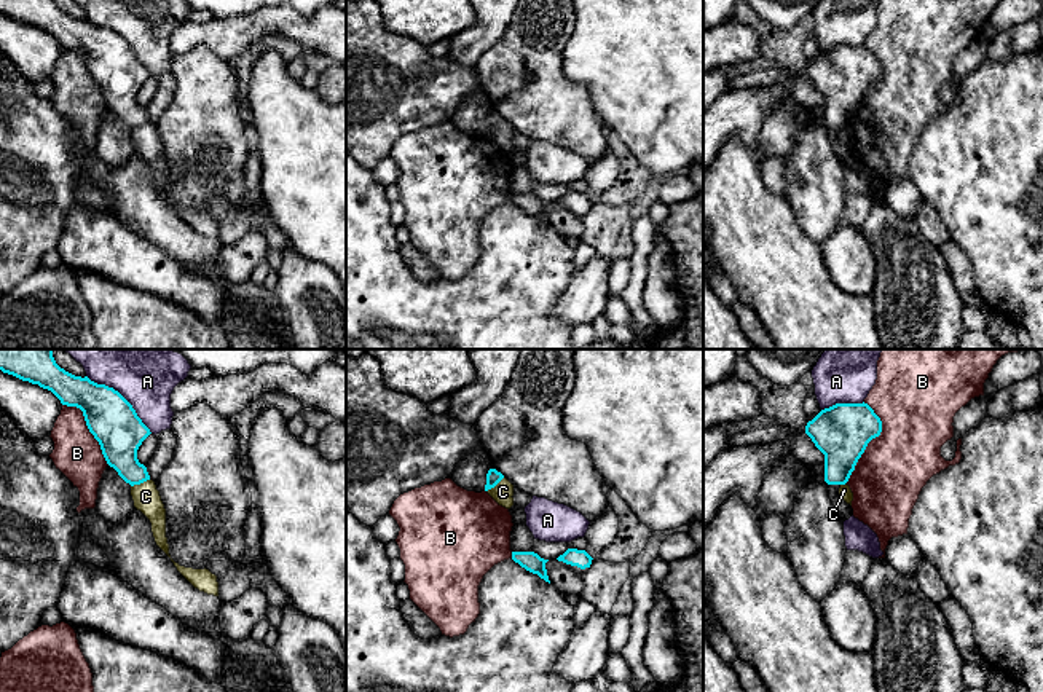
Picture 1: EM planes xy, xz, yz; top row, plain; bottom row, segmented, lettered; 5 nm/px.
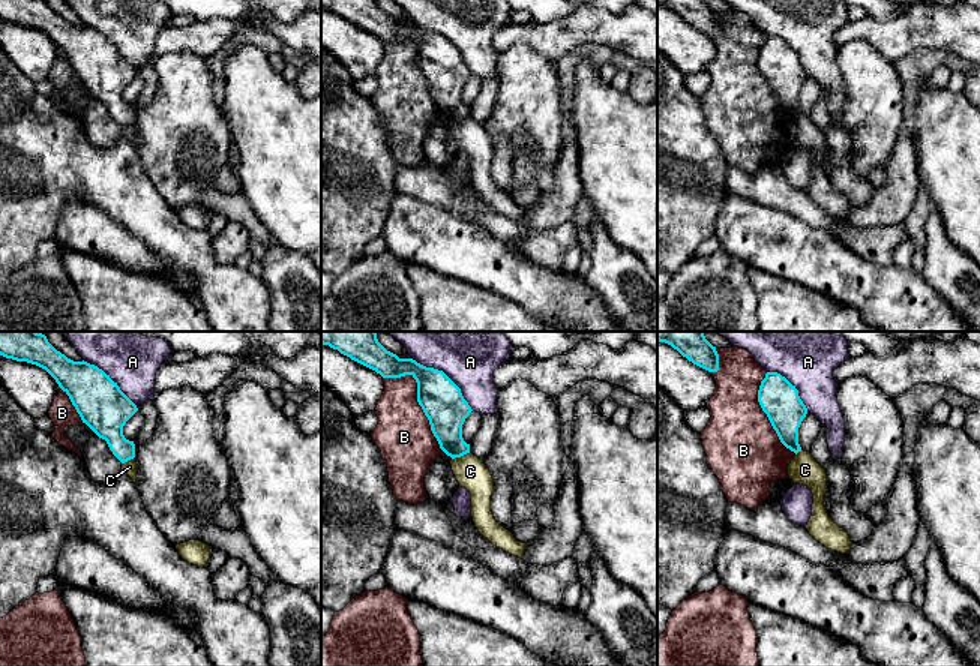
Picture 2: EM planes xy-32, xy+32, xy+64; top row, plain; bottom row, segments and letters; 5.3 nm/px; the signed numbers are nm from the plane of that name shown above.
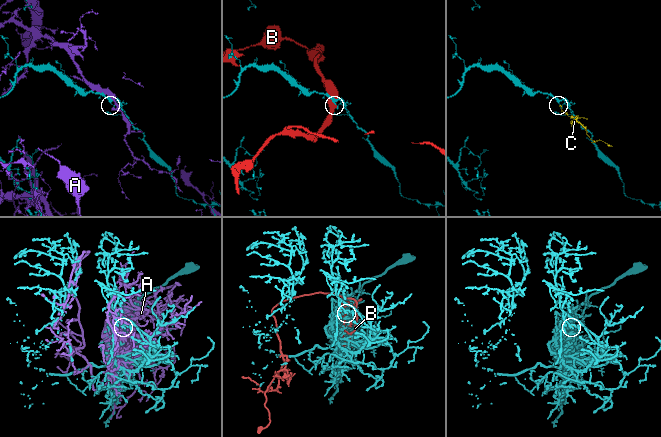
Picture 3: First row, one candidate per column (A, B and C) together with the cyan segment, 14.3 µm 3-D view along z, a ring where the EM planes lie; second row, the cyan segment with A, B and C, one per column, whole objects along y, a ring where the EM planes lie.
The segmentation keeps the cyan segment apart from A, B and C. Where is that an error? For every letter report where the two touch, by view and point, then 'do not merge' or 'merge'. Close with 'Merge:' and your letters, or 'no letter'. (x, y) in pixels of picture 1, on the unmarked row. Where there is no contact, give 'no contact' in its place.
A: contact xy (123, 40); do not merge
B: contact yz (869, 83); do not merge
C: contact xy (139, 126); do not merge
Merge: no letter

